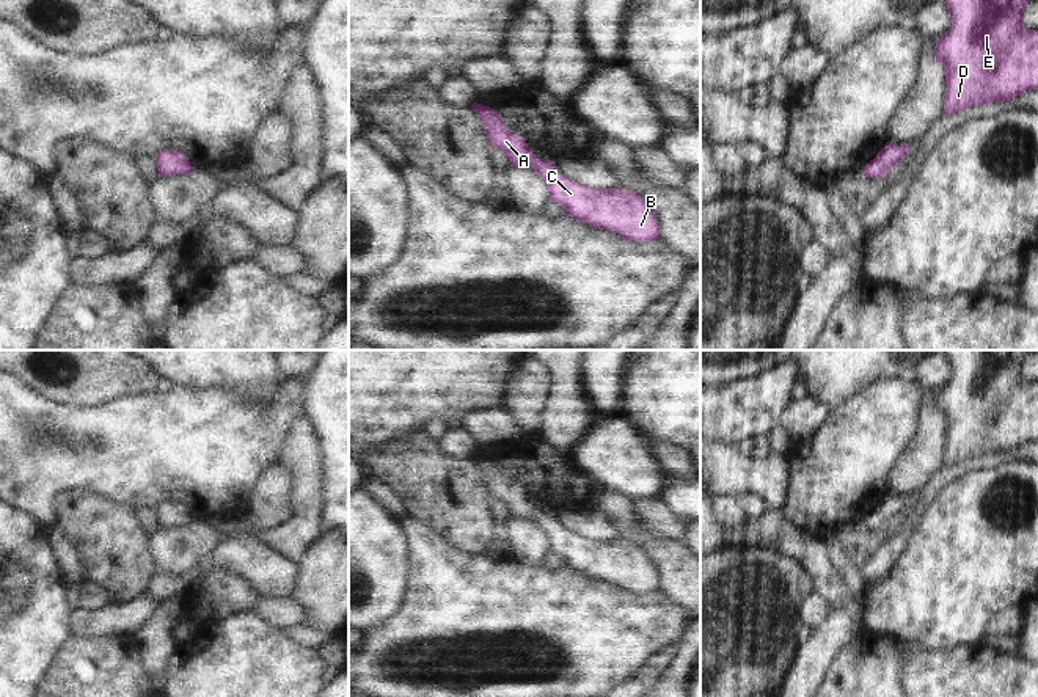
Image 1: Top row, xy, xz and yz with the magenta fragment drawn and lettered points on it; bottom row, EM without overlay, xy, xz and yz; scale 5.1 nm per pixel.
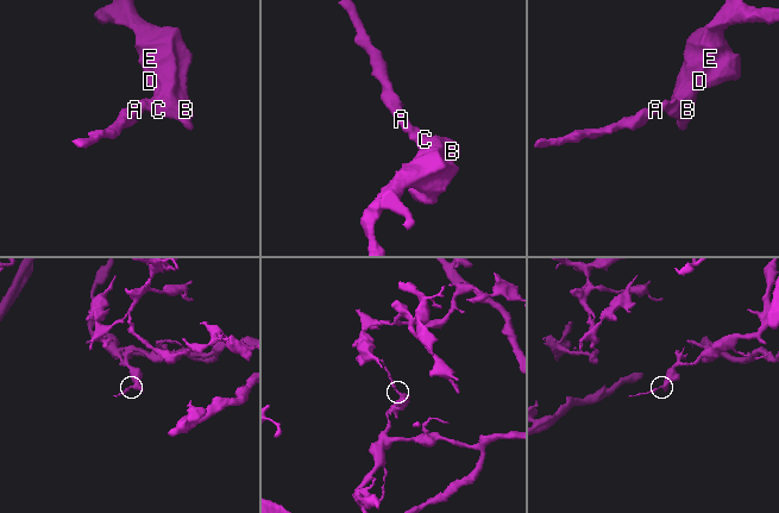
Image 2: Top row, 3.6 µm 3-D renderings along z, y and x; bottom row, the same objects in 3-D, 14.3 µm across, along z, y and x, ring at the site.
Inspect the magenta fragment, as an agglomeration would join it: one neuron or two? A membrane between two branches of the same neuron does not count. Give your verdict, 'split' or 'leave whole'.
leave whole

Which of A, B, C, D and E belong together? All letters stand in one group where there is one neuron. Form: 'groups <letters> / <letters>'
groups A B C D E

